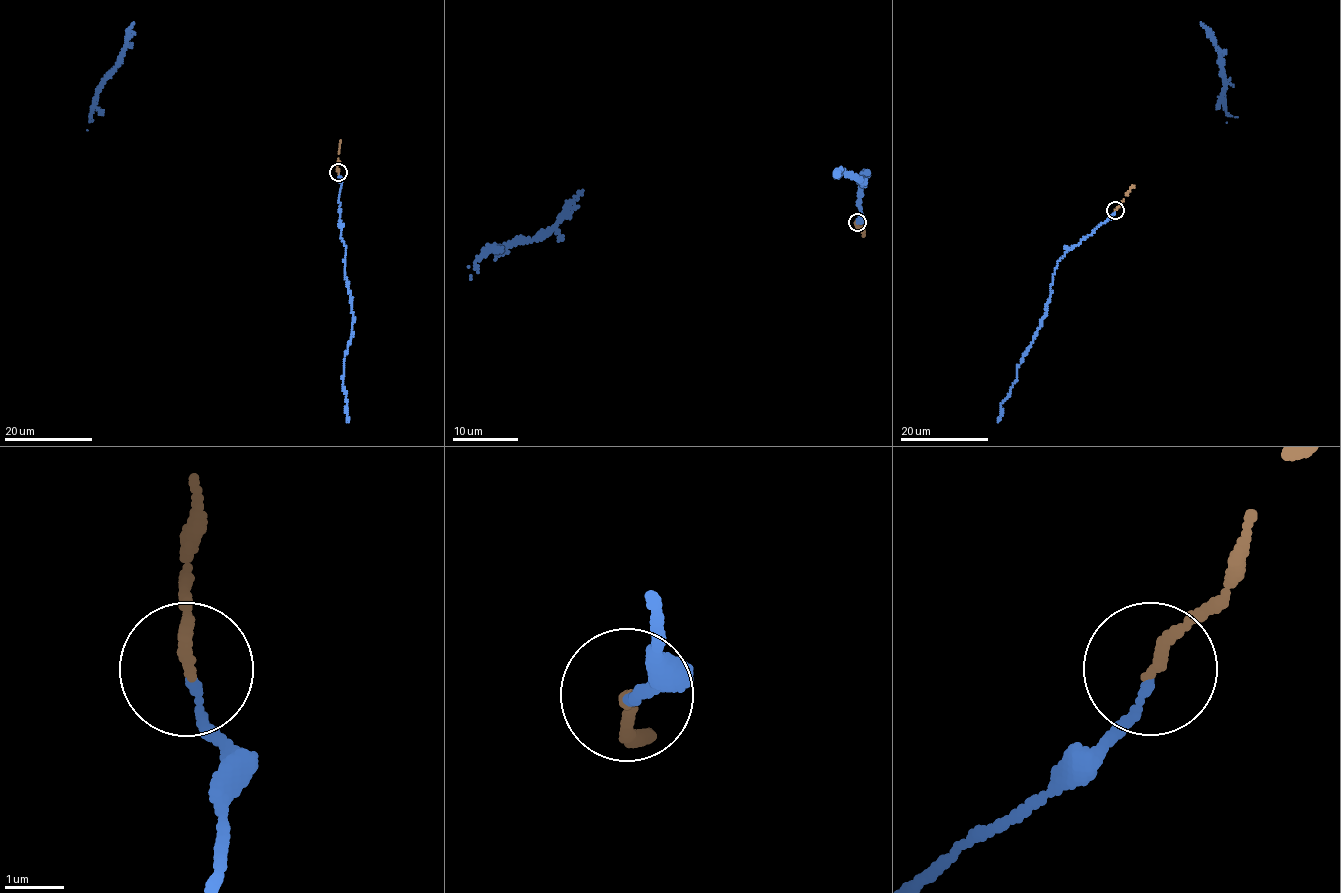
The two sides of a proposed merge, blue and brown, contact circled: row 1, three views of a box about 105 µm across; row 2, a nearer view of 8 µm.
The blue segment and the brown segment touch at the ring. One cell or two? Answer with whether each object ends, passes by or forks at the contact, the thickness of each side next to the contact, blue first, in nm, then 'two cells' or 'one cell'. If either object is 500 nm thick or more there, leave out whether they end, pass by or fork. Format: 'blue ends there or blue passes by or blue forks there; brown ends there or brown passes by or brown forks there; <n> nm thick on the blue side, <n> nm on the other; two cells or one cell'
blue ends there; brown ends there; 130 nm thick on the blue side, 200 nm on the other; one cell

